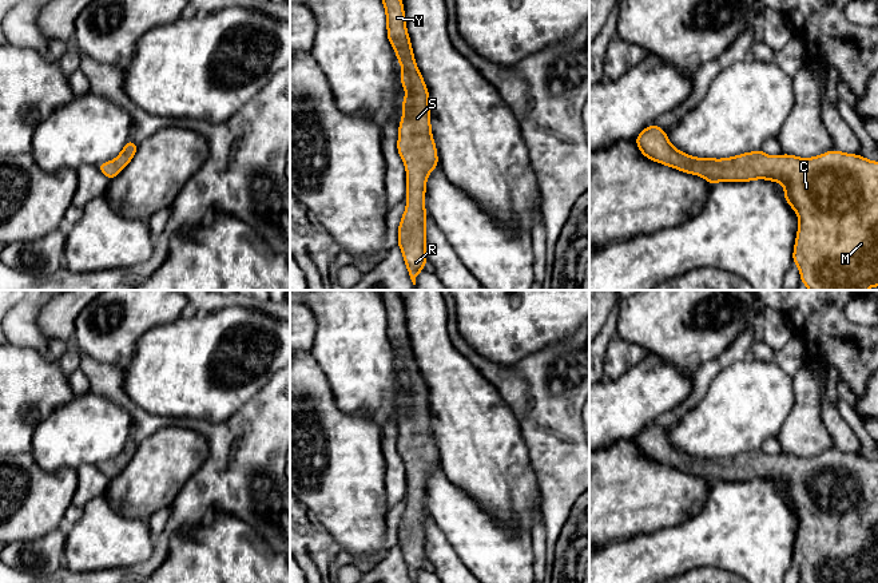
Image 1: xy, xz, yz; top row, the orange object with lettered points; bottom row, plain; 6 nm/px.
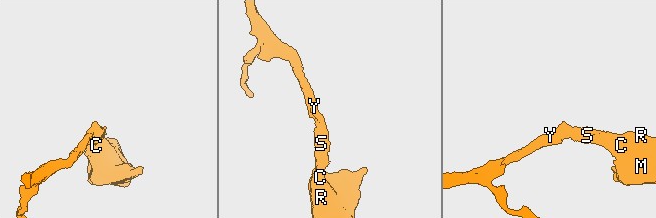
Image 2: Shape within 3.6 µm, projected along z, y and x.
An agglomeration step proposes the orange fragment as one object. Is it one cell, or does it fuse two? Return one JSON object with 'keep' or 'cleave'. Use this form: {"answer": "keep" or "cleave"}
{"answer": "keep"}

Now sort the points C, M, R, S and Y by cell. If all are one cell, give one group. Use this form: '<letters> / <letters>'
C M R S Y

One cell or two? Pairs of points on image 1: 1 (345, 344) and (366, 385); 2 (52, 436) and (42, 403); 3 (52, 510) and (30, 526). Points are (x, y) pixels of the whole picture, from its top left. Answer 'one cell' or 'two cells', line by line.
1: one cell
2: two cells
3: one cell

